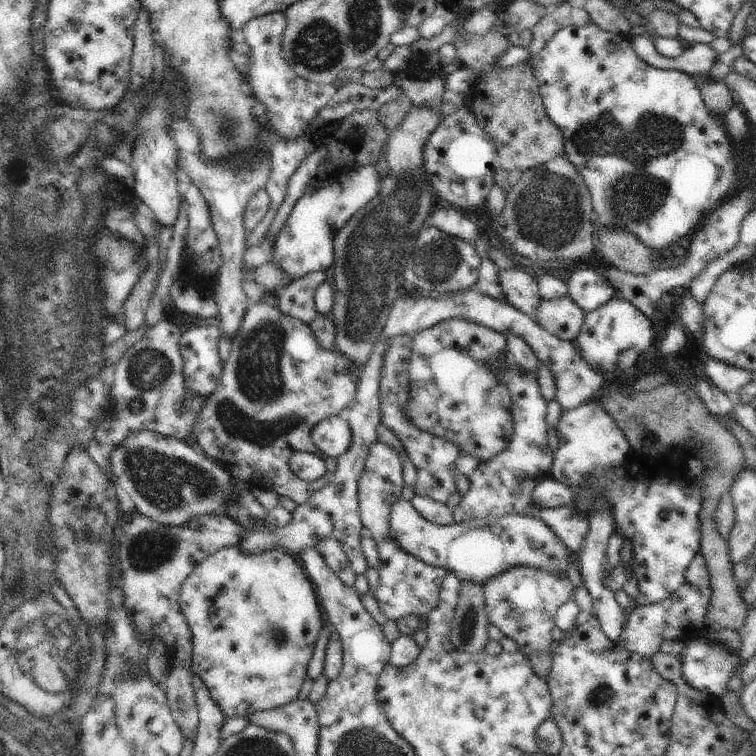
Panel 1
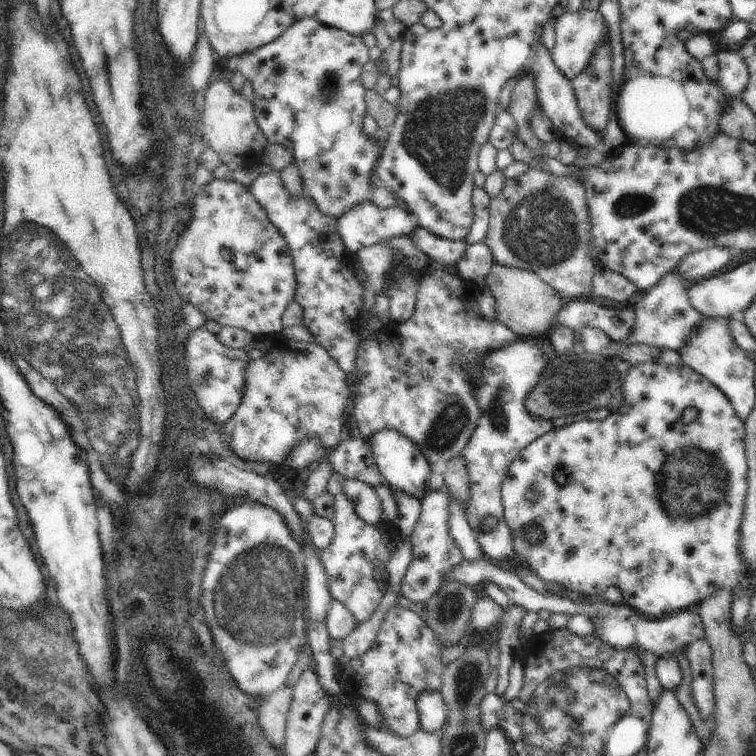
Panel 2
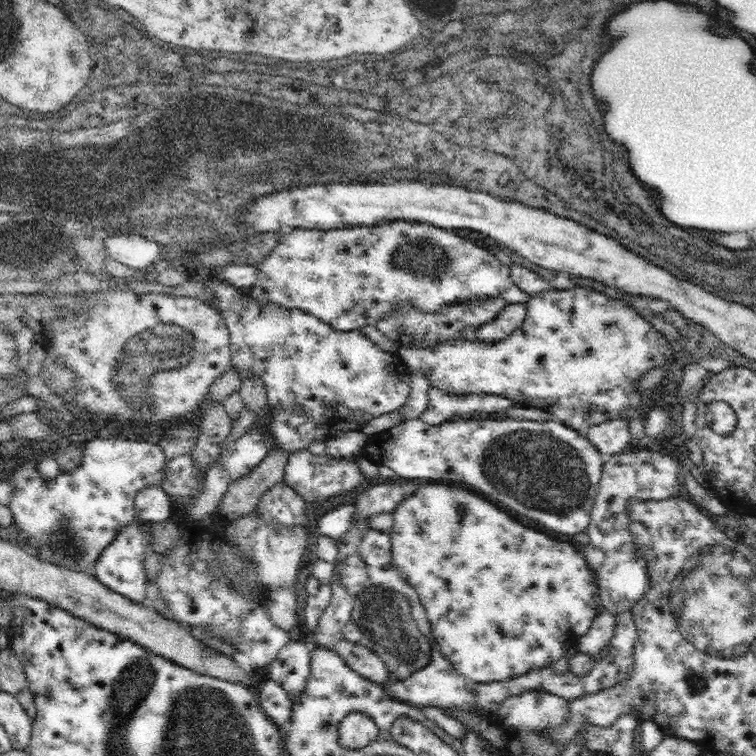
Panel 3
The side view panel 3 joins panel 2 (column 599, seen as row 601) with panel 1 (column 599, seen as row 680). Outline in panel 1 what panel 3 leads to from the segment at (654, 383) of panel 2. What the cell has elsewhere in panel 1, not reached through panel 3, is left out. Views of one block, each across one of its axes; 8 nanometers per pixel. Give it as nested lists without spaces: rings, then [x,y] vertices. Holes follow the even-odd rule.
[[[693,443],[690,446],[670,446],[656,456],[637,454],[631,449],[622,468],[592,470],[580,488],[566,486],[547,476],[534,488],[532,502],[538,510],[570,506],[590,516],[596,504],[606,500],[612,506],[613,532],[622,534],[624,541],[630,540],[632,546],[632,574],[638,584],[634,605],[640,607],[661,602],[684,584],[688,566],[699,554],[701,546],[702,480],[704,472],[708,474],[706,466],[710,464],[702,462],[698,450],[700,448]],[[663,511],[668,512],[668,518],[660,516]]]

